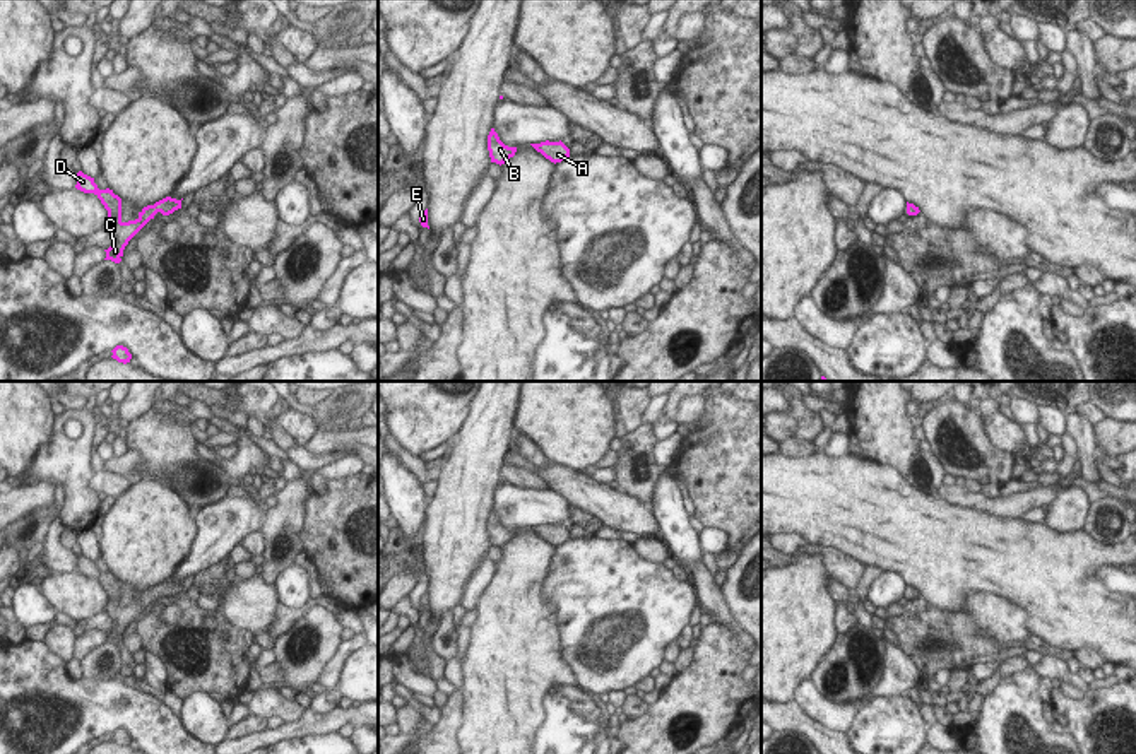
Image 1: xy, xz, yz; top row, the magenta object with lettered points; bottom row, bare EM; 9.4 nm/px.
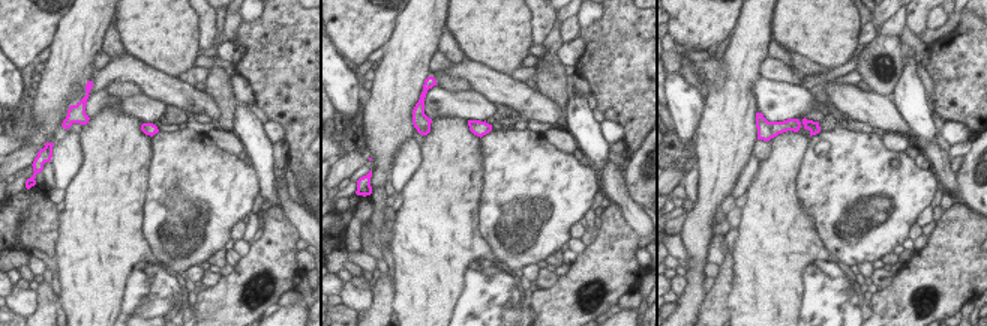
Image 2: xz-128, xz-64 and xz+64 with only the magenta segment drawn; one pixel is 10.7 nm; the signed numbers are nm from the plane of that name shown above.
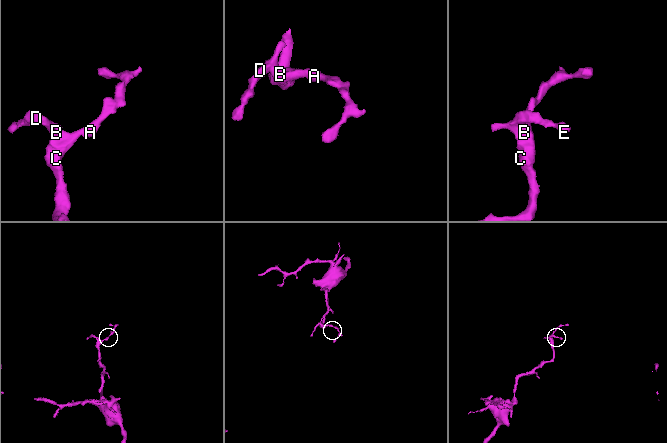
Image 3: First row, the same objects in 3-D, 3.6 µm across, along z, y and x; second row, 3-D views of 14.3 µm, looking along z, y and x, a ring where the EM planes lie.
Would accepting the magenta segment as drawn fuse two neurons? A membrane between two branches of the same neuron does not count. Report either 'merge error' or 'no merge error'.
no merge error

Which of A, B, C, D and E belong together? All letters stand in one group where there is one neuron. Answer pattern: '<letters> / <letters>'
A B C D E

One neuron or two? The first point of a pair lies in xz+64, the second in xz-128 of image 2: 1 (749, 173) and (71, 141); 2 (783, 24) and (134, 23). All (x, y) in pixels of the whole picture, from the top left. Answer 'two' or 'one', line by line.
1: one
2: one

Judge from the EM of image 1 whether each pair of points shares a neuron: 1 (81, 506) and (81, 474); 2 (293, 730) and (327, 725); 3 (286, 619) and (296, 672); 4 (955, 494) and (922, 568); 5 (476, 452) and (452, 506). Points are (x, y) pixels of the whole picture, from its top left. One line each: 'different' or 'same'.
1: same
2: same
3: different
4: different
5: same

